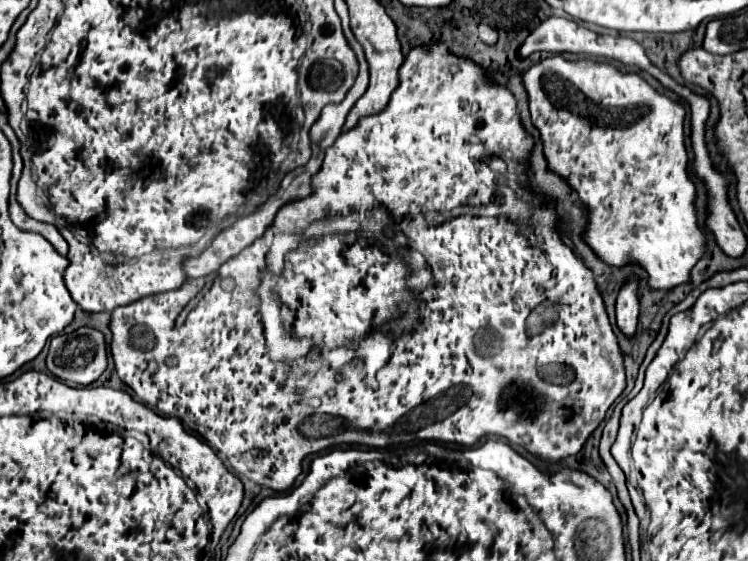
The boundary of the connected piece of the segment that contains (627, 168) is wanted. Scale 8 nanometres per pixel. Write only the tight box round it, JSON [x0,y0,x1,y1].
[523,55,707,291]

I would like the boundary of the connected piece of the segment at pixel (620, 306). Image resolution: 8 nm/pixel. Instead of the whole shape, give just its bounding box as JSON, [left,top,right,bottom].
[617,279,639,337]

